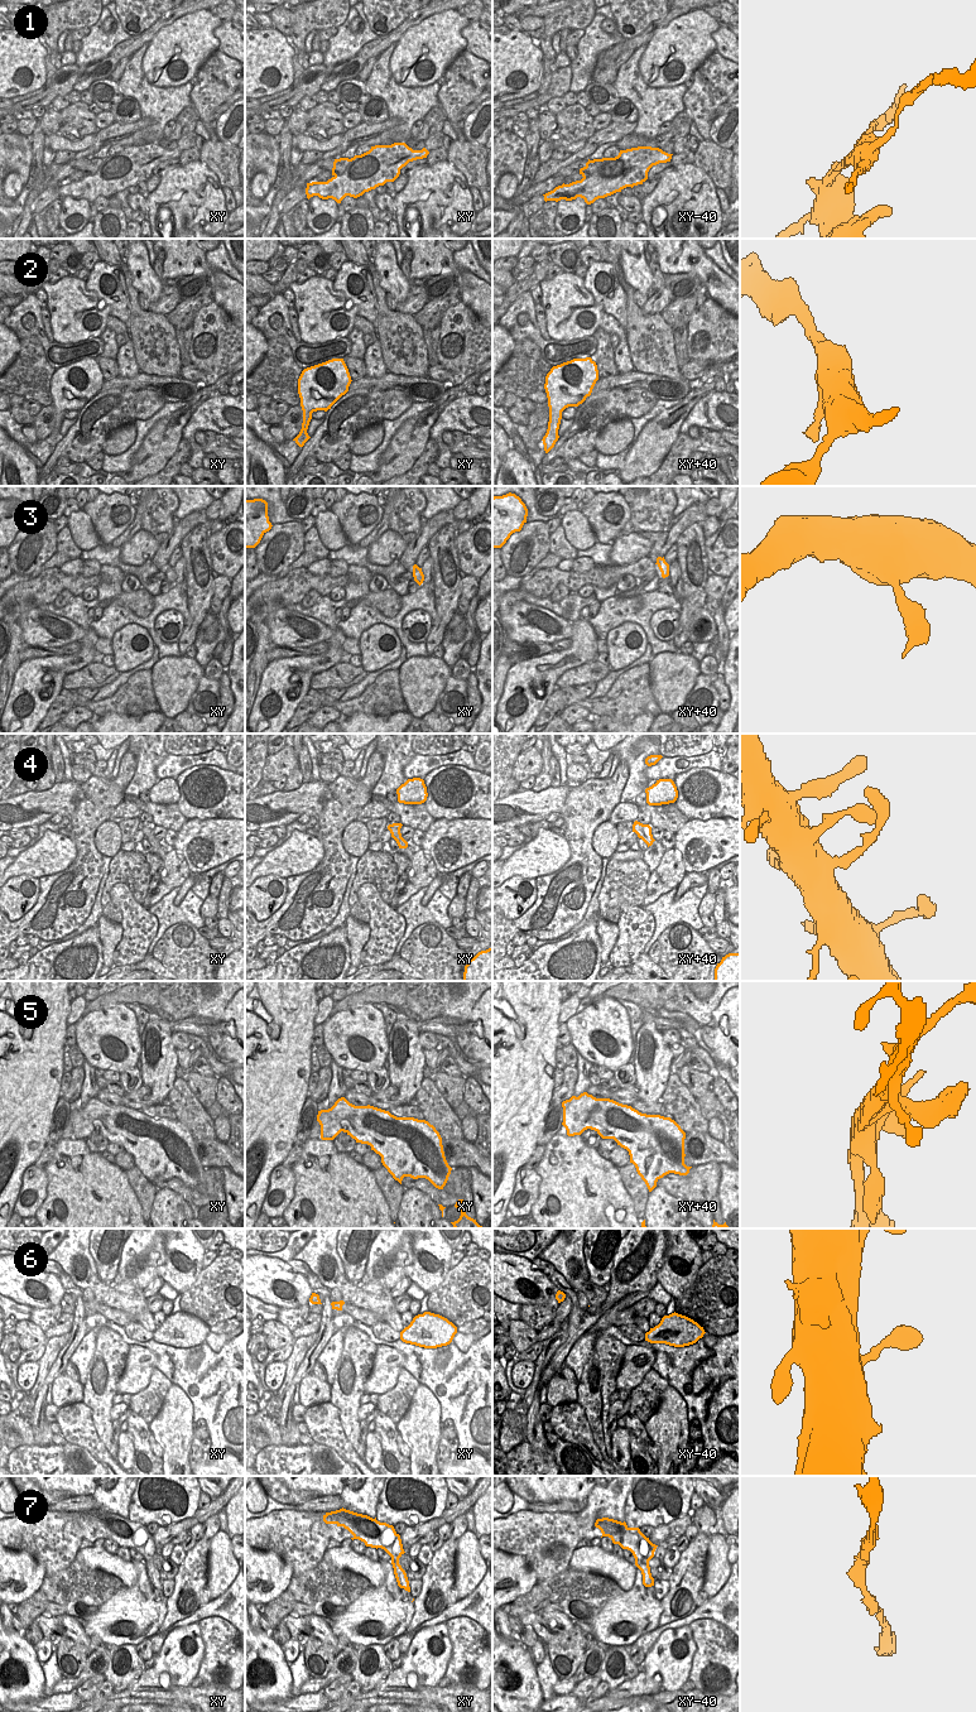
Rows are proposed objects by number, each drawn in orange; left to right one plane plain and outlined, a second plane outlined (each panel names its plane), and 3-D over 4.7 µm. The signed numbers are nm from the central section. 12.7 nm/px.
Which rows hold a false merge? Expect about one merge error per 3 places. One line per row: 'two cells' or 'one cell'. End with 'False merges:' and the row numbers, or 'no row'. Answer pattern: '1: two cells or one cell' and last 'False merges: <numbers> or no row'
1: two cells
2: one cell
3: one cell
4: one cell
5: one cell
6: one cell
7: one cell
False merges: 1

